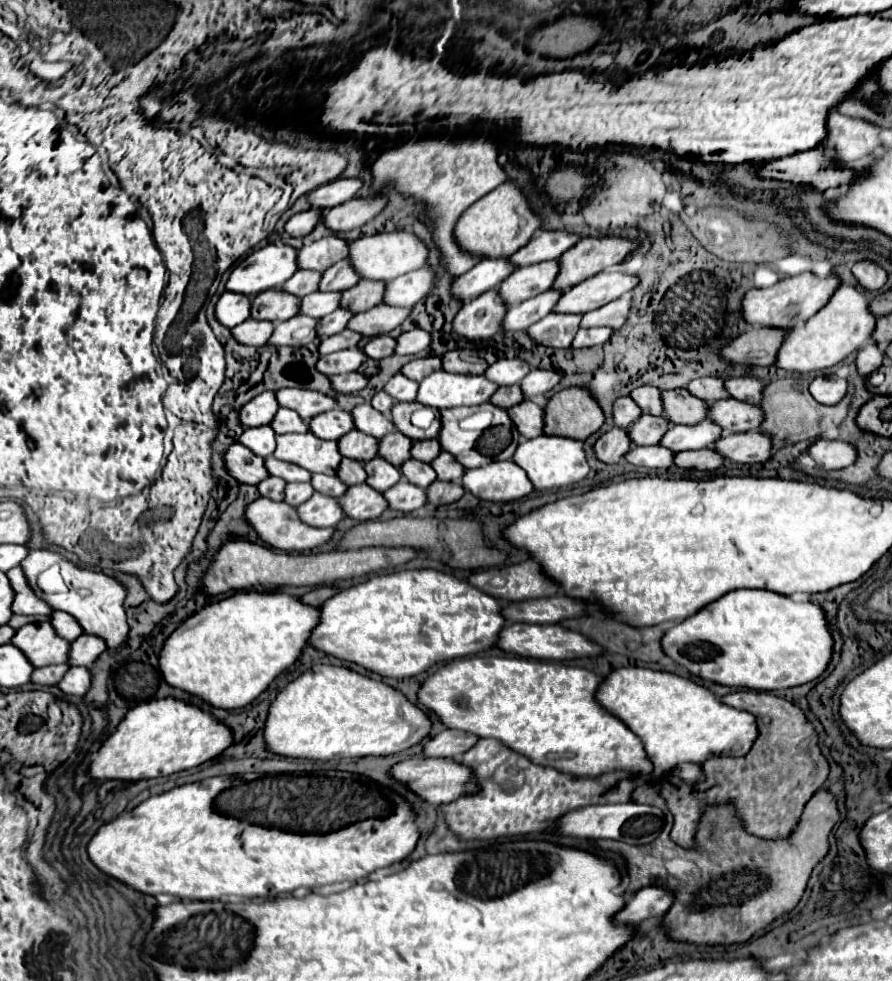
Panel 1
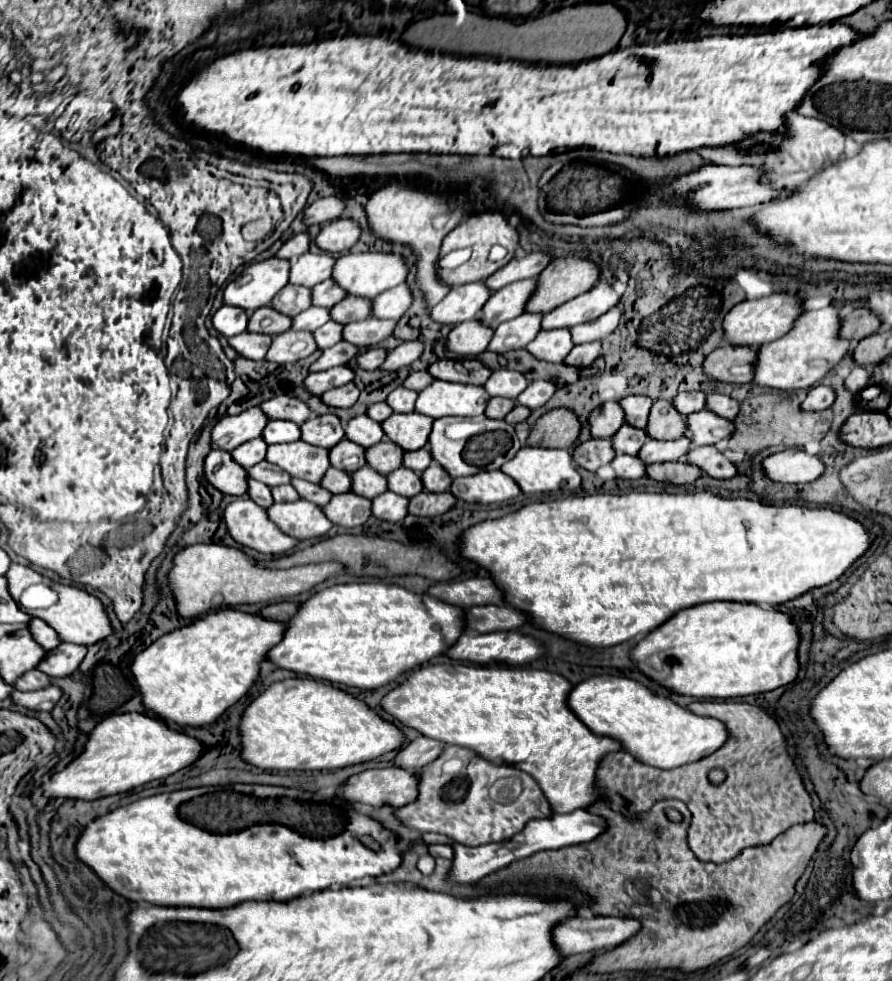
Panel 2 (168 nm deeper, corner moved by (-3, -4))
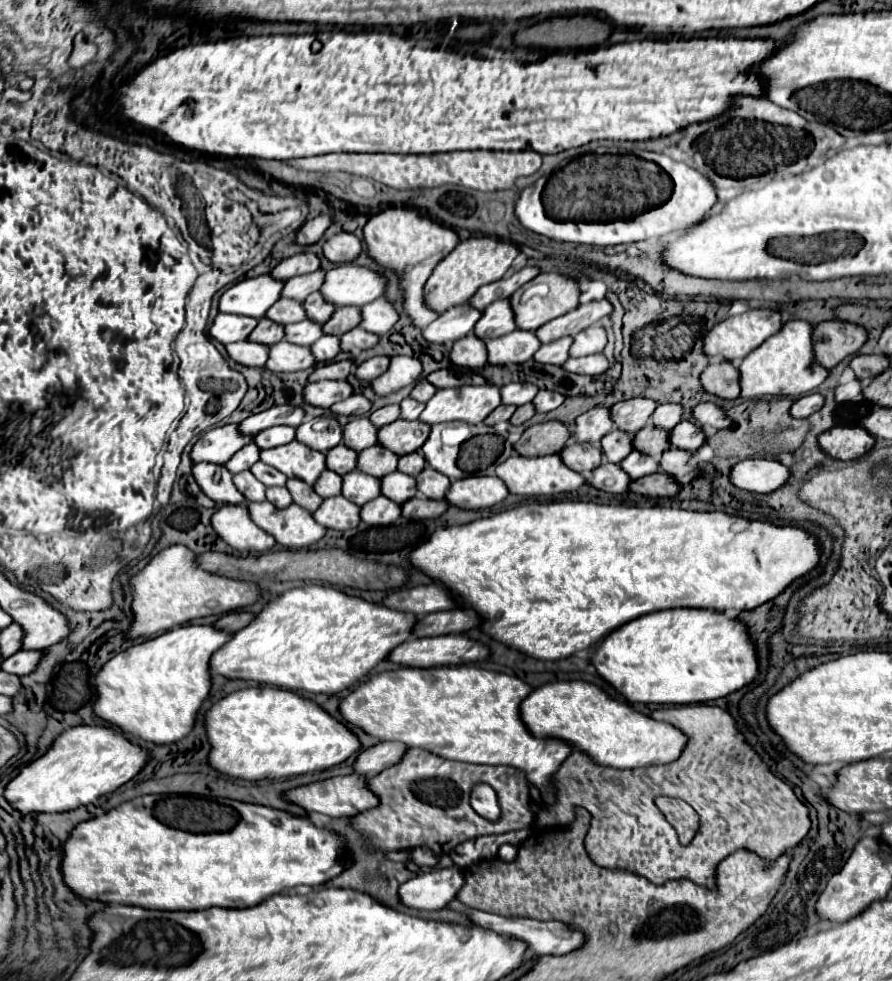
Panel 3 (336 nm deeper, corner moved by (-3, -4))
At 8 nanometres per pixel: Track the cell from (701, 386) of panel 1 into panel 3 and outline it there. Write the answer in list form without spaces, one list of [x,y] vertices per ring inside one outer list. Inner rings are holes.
[[[676,403],[658,405],[650,417],[650,423],[654,427],[662,427],[664,431],[672,431],[680,421],[682,421],[682,405]]]

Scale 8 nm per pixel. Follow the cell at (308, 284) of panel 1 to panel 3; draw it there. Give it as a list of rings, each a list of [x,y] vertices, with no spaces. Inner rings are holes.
[[[278,299],[268,315],[268,319],[272,319],[274,323],[280,323],[280,325],[288,325],[288,323],[298,323],[298,321],[304,321],[306,319],[306,313],[304,313],[304,307],[302,303],[298,301],[292,301],[292,299]]]

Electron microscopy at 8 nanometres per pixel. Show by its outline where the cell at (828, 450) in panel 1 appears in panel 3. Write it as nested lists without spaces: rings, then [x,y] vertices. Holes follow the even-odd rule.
[[[746,459],[730,469],[730,483],[750,493],[770,493],[786,483],[788,473],[788,467],[778,461]]]

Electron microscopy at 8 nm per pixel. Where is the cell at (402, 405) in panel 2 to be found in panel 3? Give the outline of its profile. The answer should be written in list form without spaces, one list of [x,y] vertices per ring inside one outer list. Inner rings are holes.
[[[404,399],[400,403],[400,407],[402,407],[402,419],[408,419],[408,421],[418,419],[420,413],[424,411],[424,405],[418,403],[418,401],[414,401],[414,399]]]

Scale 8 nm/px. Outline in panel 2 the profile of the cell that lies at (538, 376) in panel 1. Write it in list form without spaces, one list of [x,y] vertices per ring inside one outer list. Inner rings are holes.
[[[532,381],[520,395],[518,403],[528,407],[528,409],[538,409],[542,407],[556,391],[556,385],[550,381]]]

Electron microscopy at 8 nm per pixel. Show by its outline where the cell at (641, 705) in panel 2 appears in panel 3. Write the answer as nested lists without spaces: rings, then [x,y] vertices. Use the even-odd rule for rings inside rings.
[[[556,681],[532,689],[532,695],[528,695],[528,699],[524,699],[524,703],[520,705],[520,719],[524,719],[524,727],[528,727],[528,731],[532,731],[532,735],[536,735],[538,739],[564,739],[576,751],[592,757],[594,763],[614,769],[636,769],[670,763],[680,757],[680,751],[688,741],[680,729],[670,727],[662,721],[654,721],[652,717],[634,711],[630,705],[614,701],[600,687],[584,681]]]

